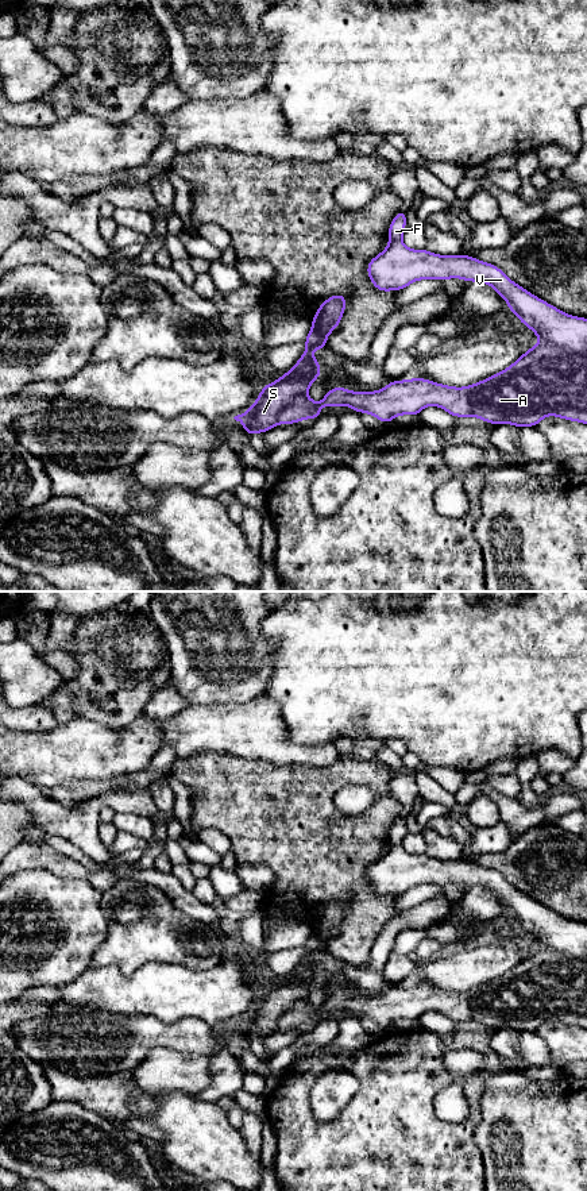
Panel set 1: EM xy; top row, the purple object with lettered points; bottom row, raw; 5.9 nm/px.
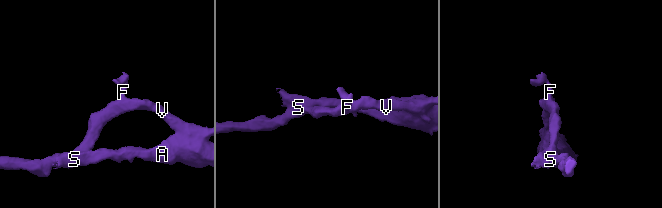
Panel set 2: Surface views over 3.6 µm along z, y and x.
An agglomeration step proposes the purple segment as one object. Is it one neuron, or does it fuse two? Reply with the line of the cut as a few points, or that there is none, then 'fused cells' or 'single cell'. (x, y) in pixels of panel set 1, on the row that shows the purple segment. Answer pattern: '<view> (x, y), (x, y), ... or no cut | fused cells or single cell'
xy (540, 340), (548, 340), (560, 347), (586, 354) | fused cells

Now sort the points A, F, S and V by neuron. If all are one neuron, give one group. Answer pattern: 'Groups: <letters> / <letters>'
Groups: A / F S V

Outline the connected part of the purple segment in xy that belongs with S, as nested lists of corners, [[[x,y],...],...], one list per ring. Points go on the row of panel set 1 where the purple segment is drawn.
[[[347,294],[328,297],[312,319],[312,329],[304,340],[306,350],[298,362],[277,381],[262,388],[260,394],[248,409],[251,417],[246,420],[251,428],[266,433],[277,425],[278,415],[300,396],[308,394],[310,383],[321,373],[318,361],[310,352],[314,348],[328,348],[327,336],[335,331],[345,312]]]

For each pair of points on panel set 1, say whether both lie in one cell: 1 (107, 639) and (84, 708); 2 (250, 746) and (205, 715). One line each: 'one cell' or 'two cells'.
1: one cell
2: one cell

